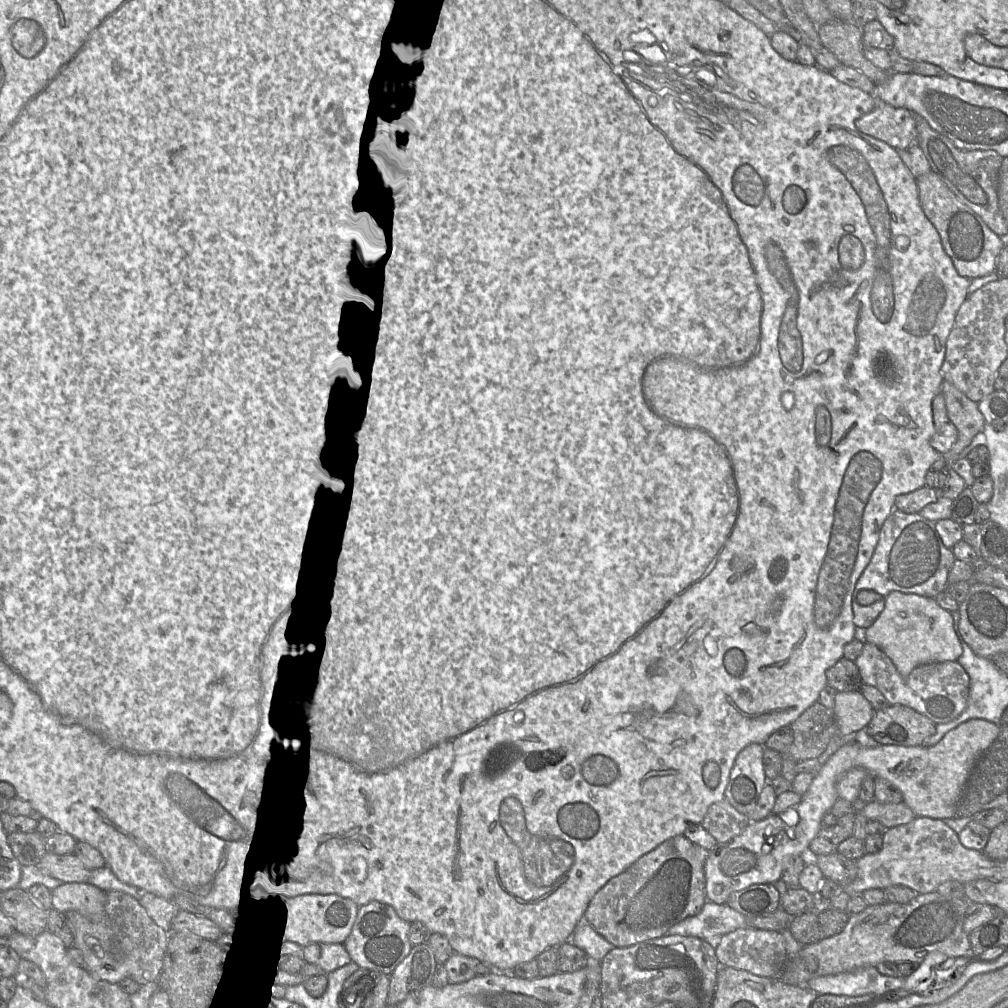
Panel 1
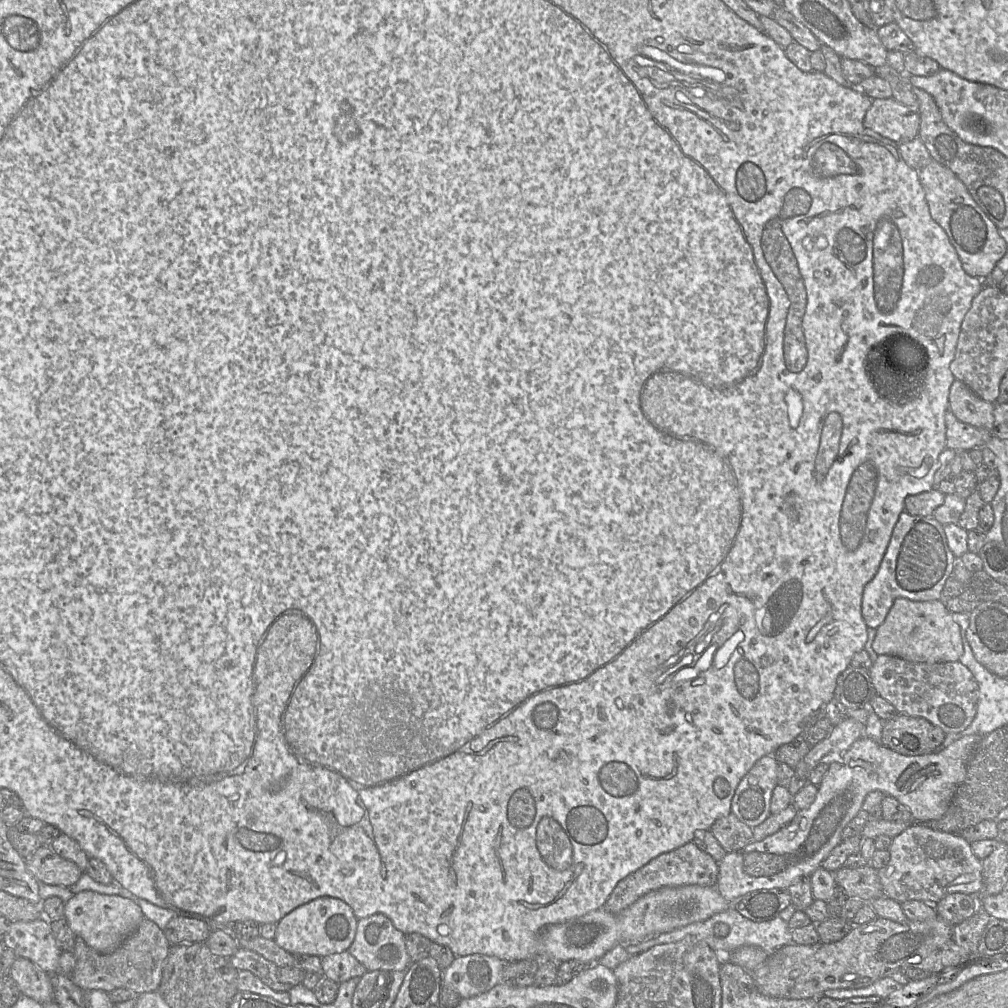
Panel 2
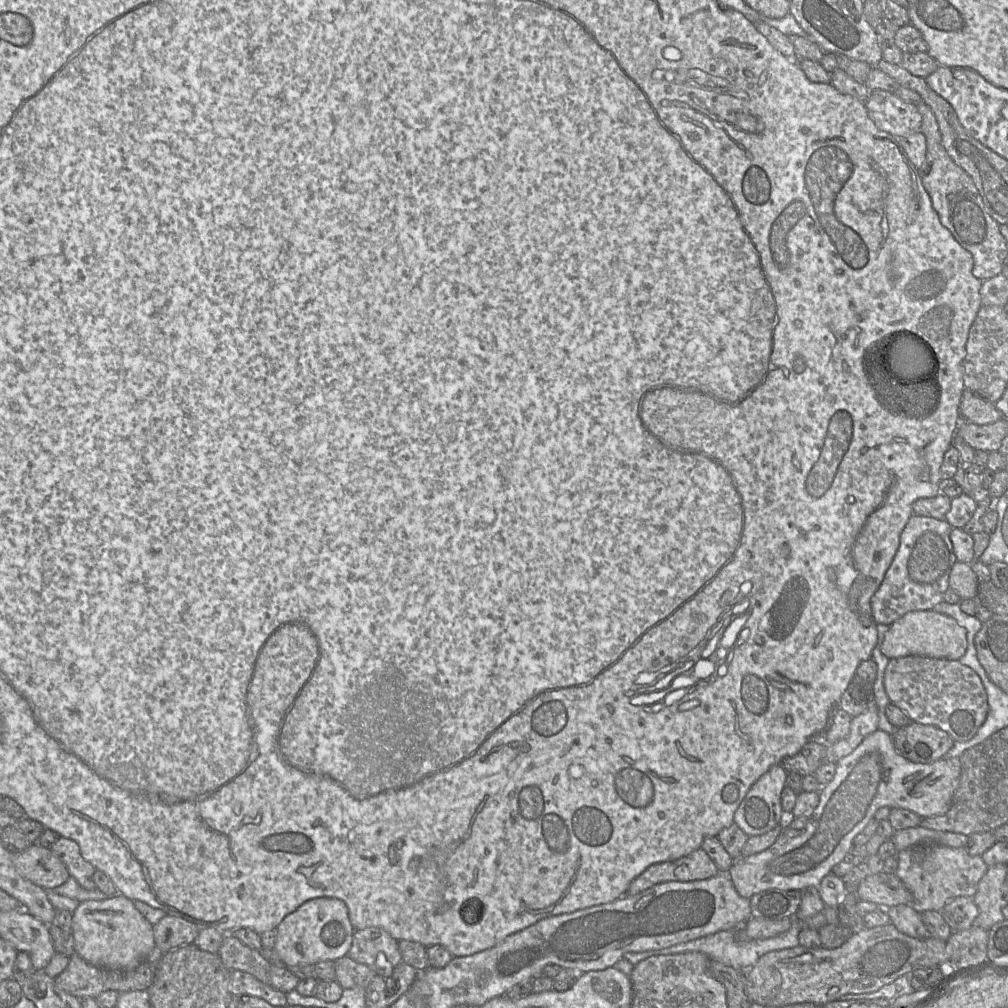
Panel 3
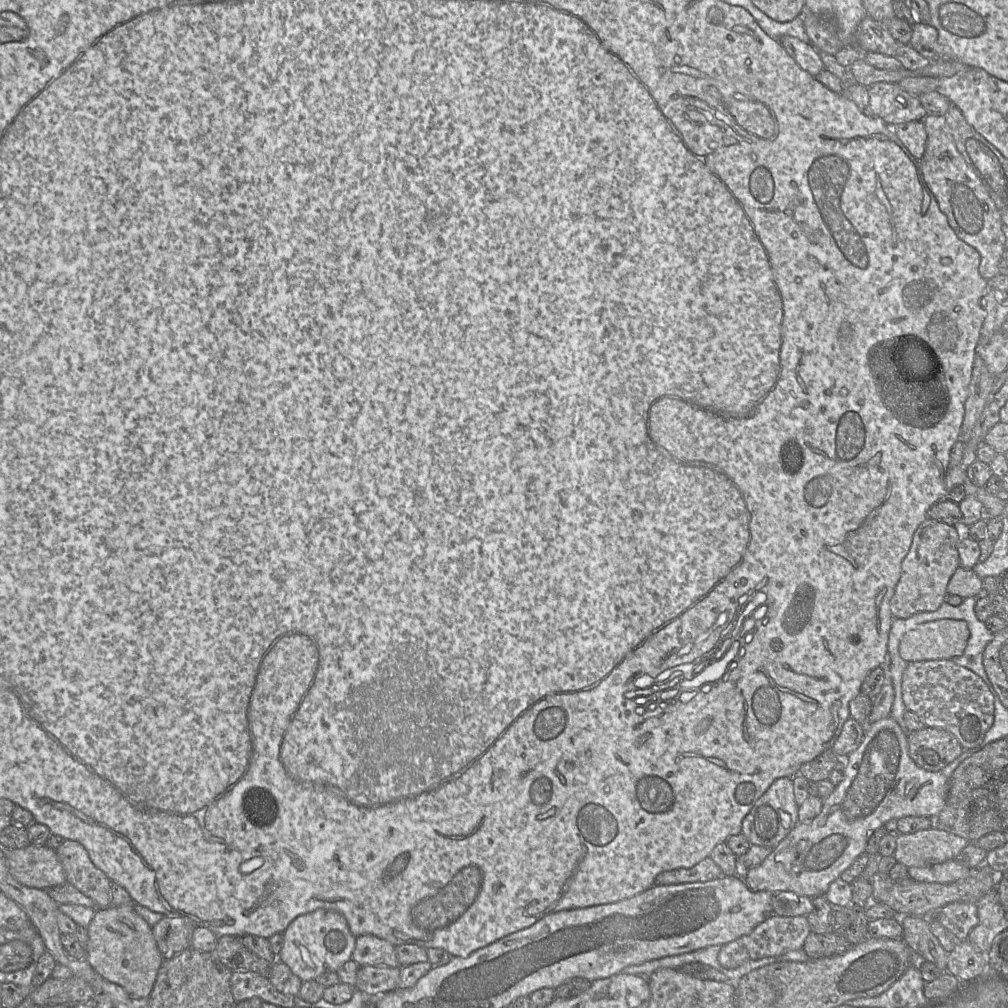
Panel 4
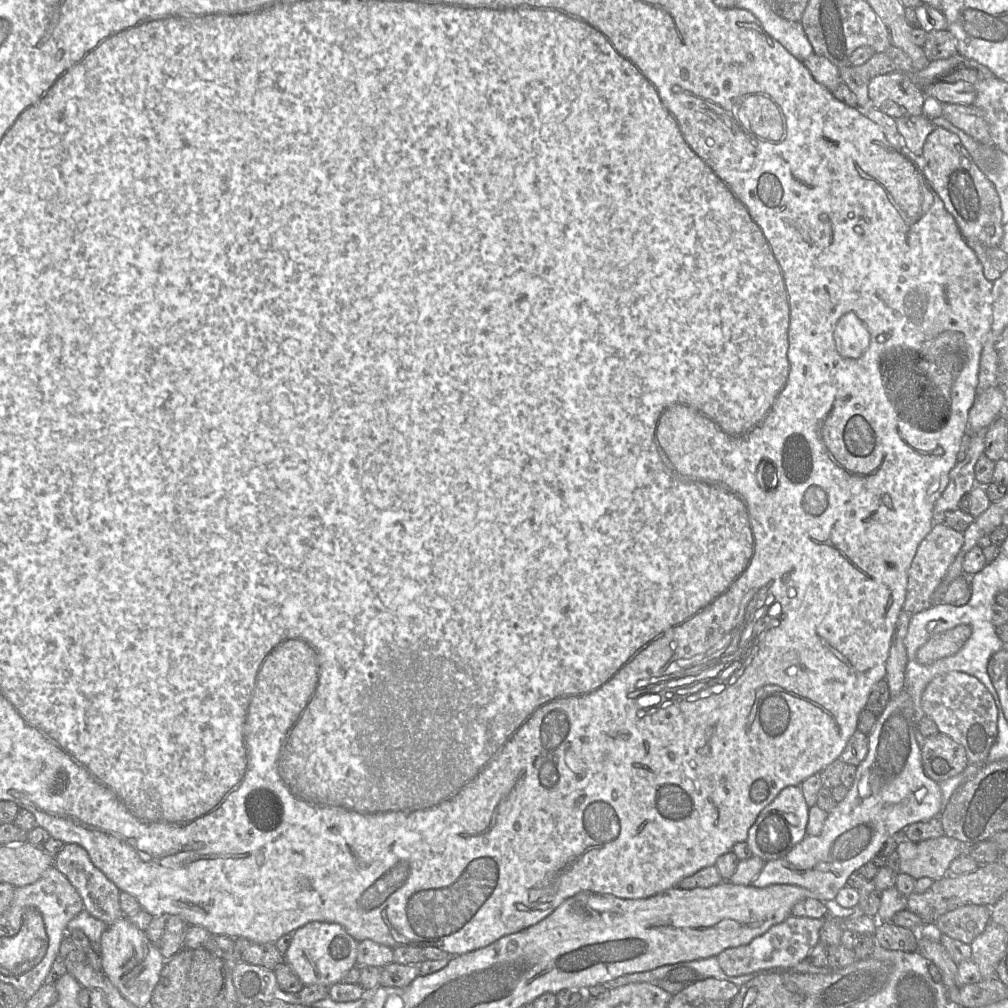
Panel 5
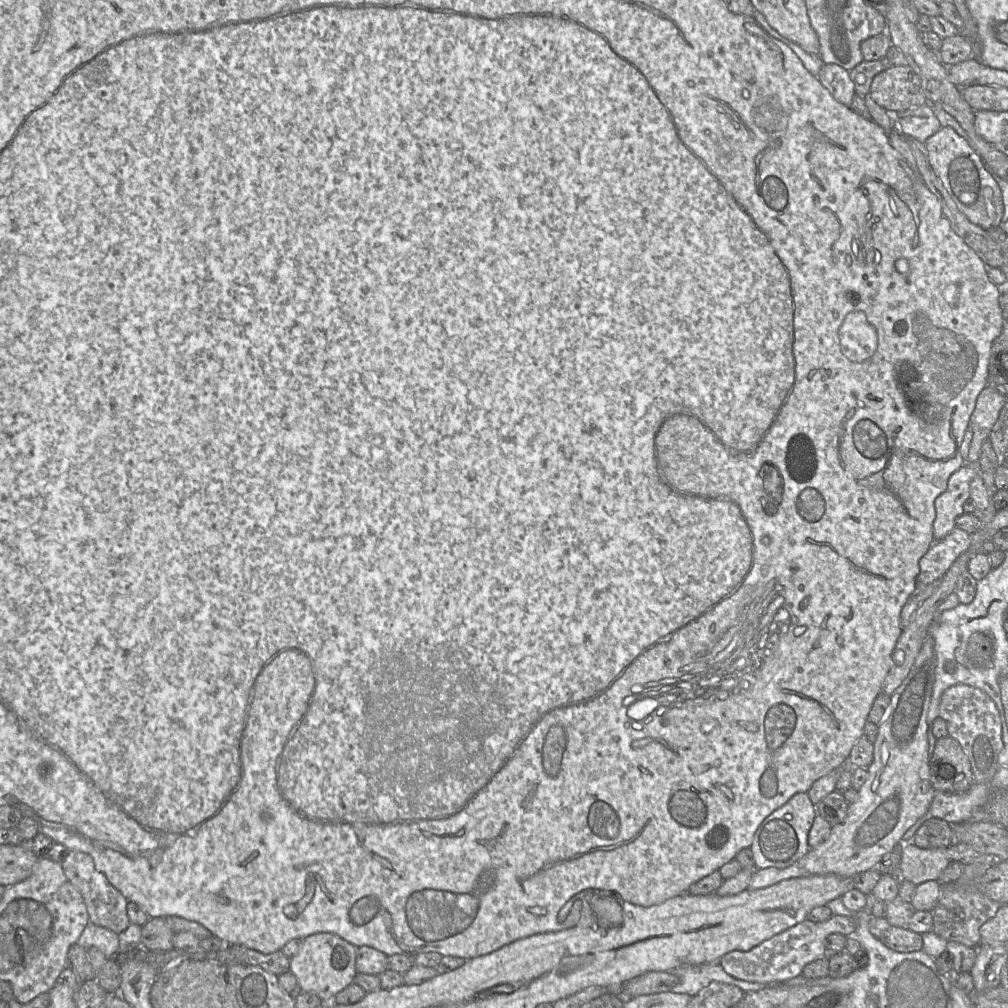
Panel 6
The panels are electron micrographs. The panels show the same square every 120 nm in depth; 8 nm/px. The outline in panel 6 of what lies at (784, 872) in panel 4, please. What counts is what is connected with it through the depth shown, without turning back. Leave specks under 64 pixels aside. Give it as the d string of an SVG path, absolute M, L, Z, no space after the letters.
M928 635L908 675L890 696L889 706L878 726L877 738L873 744L873 761L867 769L868 777L857 791L858 796L855 802L849 805L845 820L831 828L829 837L822 844L816 848L810 848L804 857L791 866L756 870L749 883L749 889L766 888L789 878L812 875L832 874L840 877L854 877L858 873L873 869L886 853L902 842L904 833L928 812L935 790L930 782L927 715L935 682L936 664L934 639Z

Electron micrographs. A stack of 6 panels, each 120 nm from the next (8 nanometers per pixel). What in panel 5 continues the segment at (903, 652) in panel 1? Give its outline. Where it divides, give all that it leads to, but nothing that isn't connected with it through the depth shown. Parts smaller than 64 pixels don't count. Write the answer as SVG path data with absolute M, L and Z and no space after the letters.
M960 624L956 627L933 635L916 653L920 664L931 664L939 659L956 654L971 635L971 627Z

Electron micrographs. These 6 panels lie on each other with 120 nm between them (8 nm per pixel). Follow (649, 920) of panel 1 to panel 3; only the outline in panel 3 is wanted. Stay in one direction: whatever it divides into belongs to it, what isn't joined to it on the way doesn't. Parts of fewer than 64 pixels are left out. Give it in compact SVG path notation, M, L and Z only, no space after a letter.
M701 848L672 861L649 866L629 885L626 895L635 895L669 881L688 882L715 877L720 873L715 862Z

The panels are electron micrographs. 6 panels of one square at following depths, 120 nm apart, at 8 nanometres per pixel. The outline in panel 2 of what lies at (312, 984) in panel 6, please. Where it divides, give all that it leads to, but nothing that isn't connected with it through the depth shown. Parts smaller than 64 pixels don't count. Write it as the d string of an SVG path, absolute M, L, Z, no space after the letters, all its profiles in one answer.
M322 896L298 906L277 922L274 940L292 954L320 957L349 949L356 935L358 919L353 909L343 900Z

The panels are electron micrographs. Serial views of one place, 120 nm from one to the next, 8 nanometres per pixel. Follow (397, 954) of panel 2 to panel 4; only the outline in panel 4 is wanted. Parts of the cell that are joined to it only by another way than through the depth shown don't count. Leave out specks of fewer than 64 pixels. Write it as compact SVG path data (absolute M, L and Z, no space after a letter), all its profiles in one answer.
M364 934L356 938L352 960L359 966L399 967L395 947L388 940Z

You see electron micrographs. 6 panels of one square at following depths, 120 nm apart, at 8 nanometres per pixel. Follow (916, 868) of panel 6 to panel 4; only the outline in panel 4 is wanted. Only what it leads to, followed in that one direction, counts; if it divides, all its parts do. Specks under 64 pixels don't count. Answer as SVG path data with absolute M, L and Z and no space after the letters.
M933 828L896 834L894 857L907 868L924 867L955 859L968 842L963 837Z

